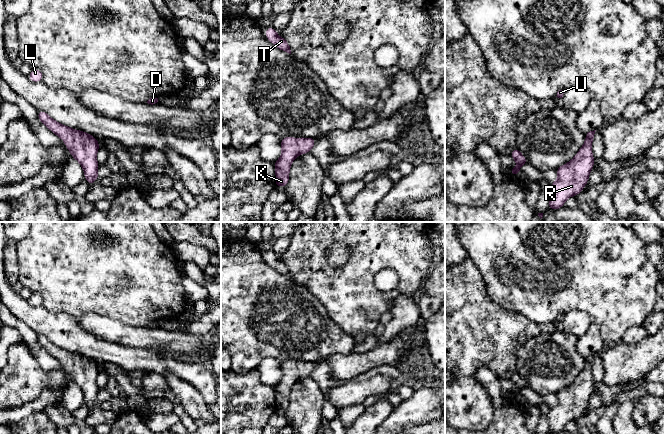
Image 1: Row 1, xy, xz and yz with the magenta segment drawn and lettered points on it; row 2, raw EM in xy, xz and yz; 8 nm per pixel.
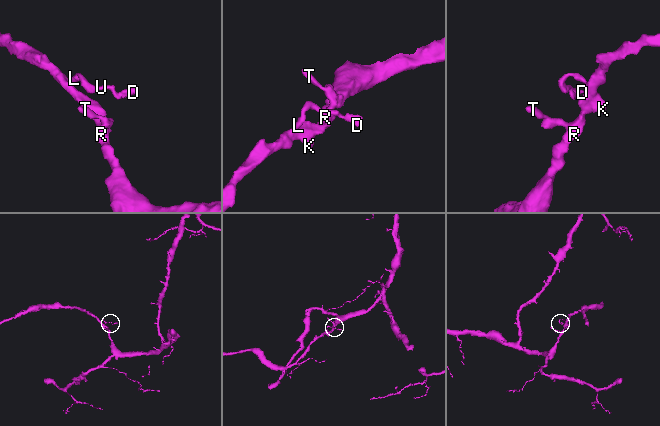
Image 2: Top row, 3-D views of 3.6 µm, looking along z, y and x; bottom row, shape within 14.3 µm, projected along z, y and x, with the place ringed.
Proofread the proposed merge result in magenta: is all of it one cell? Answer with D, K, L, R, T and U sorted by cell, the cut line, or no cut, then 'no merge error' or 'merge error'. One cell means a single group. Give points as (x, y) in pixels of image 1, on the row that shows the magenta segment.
D K L R T U | no cut | no merge error

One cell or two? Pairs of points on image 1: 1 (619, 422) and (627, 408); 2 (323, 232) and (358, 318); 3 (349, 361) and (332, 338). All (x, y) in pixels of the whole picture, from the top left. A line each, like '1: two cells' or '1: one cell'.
1: one cell
2: one cell
3: two cells

